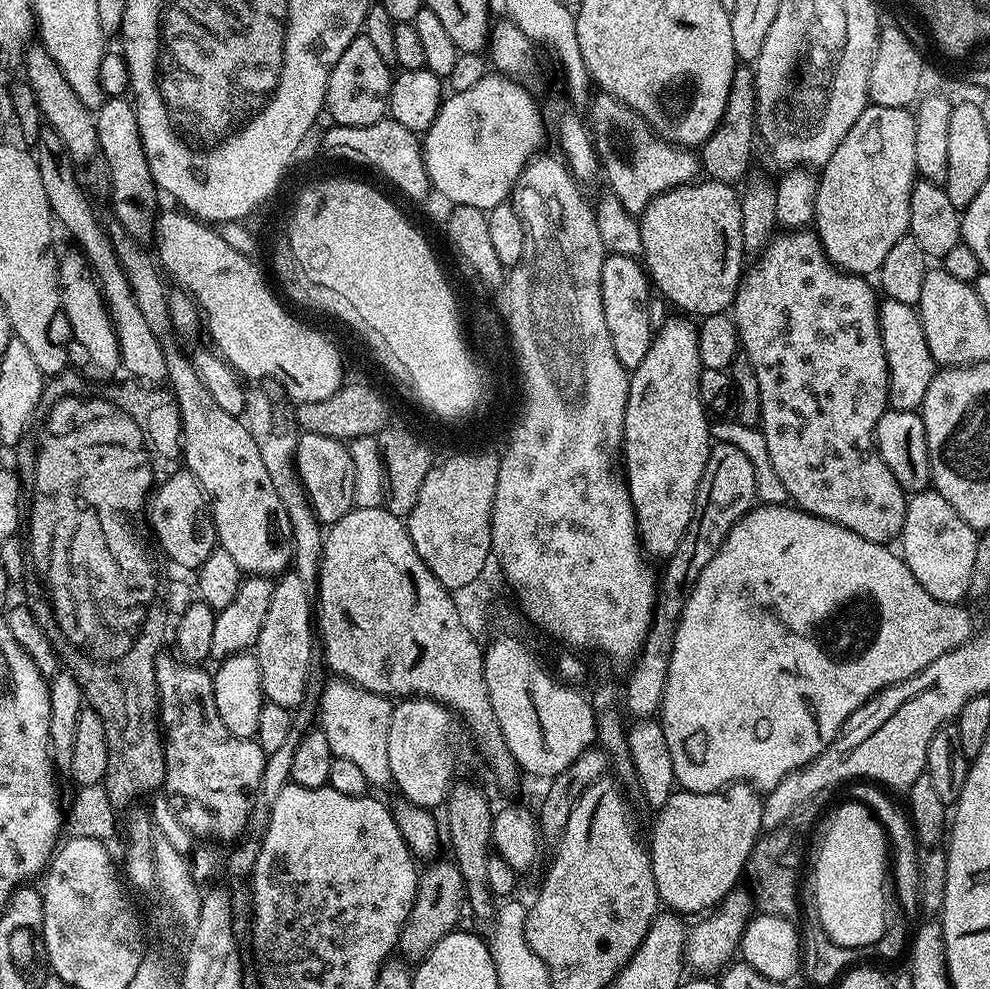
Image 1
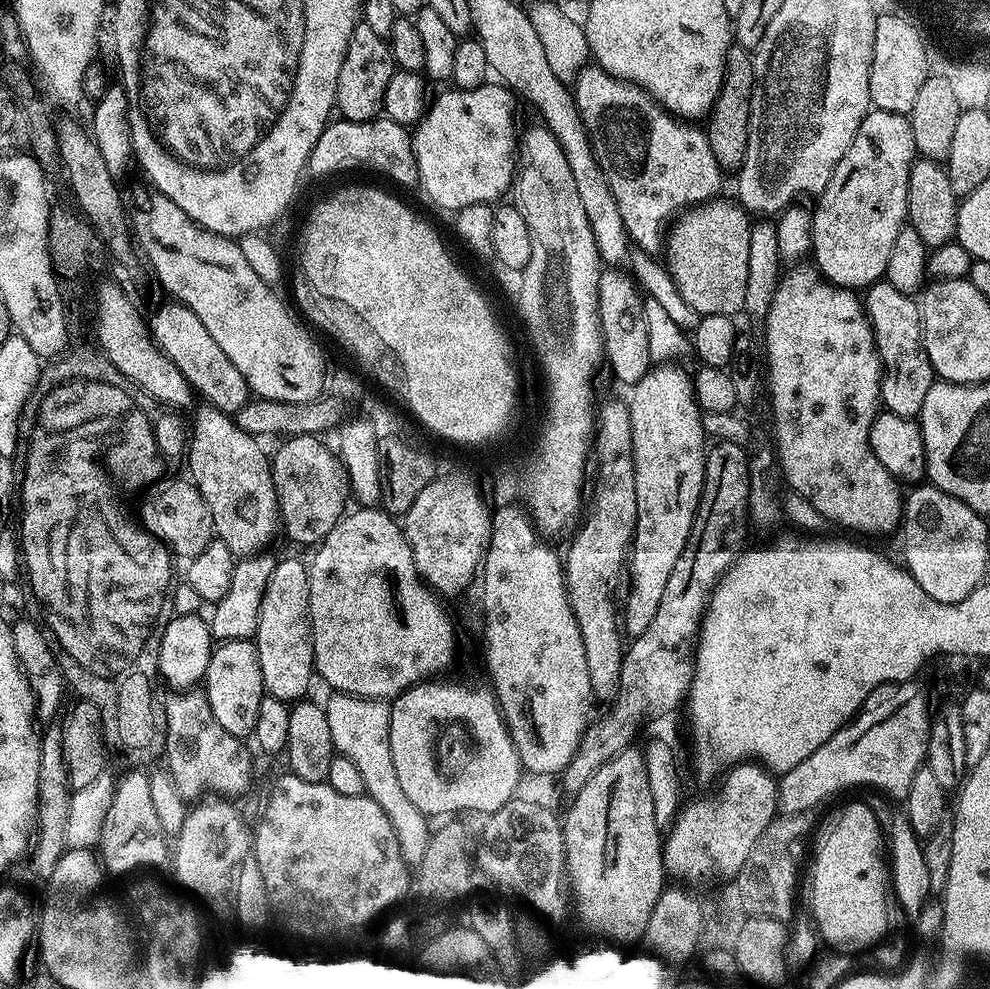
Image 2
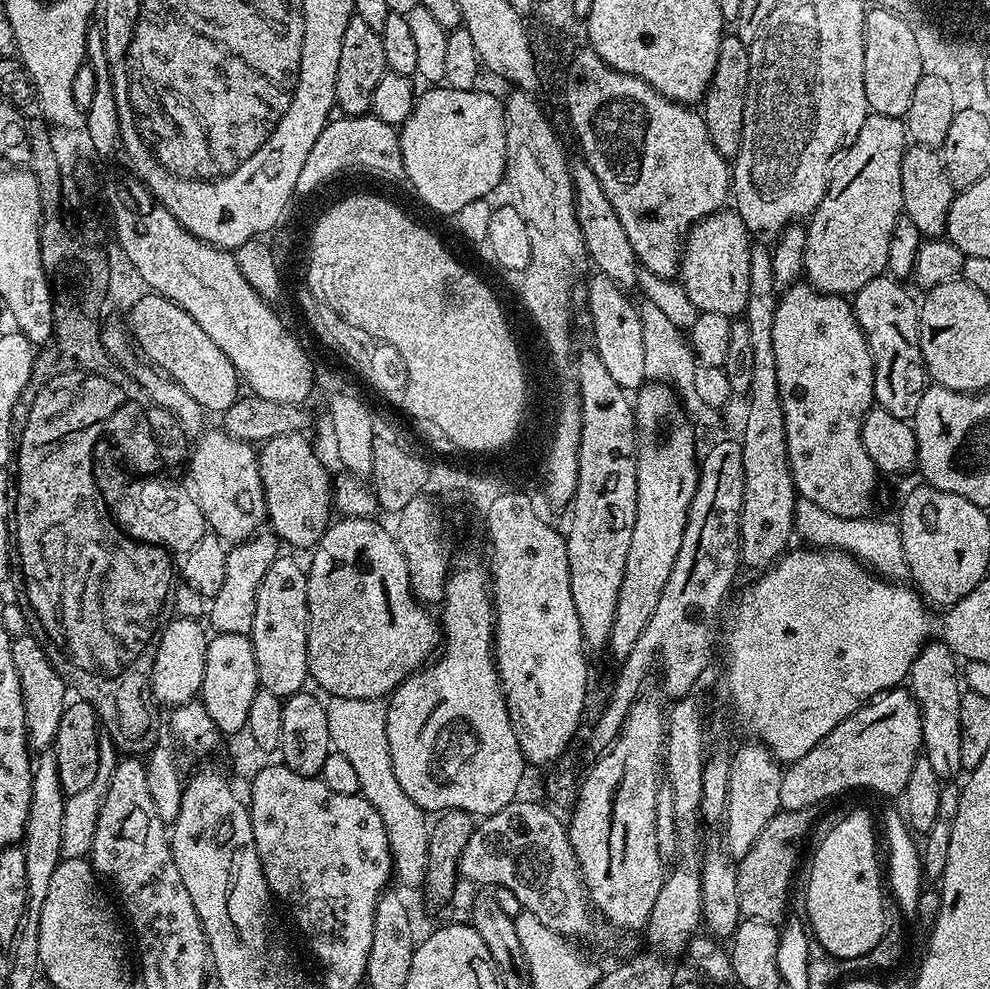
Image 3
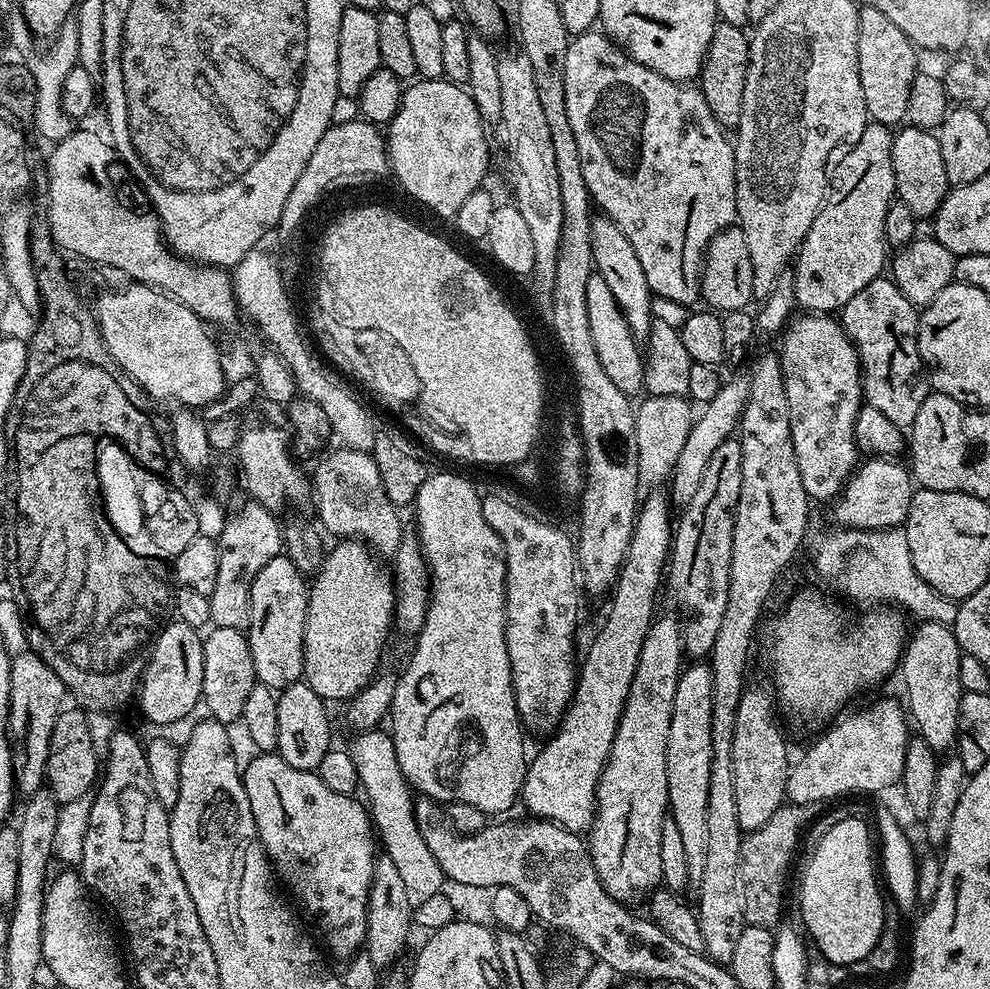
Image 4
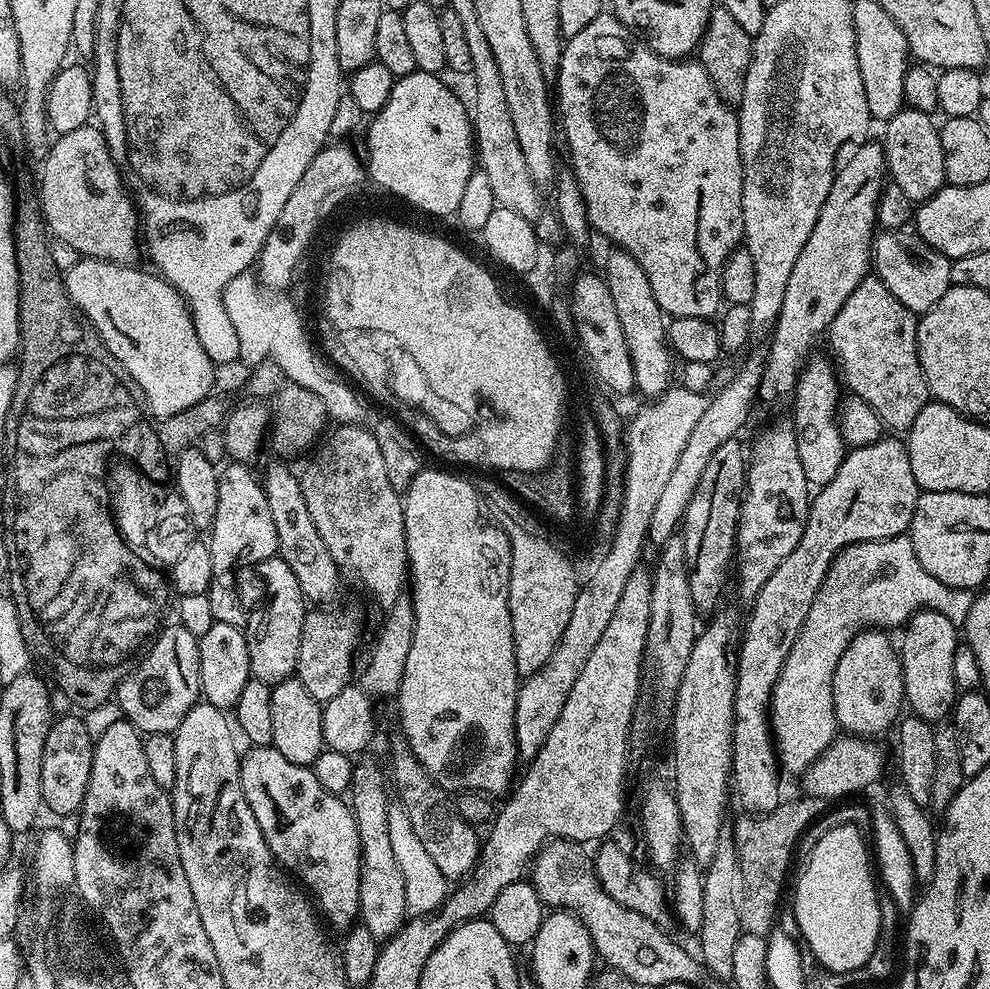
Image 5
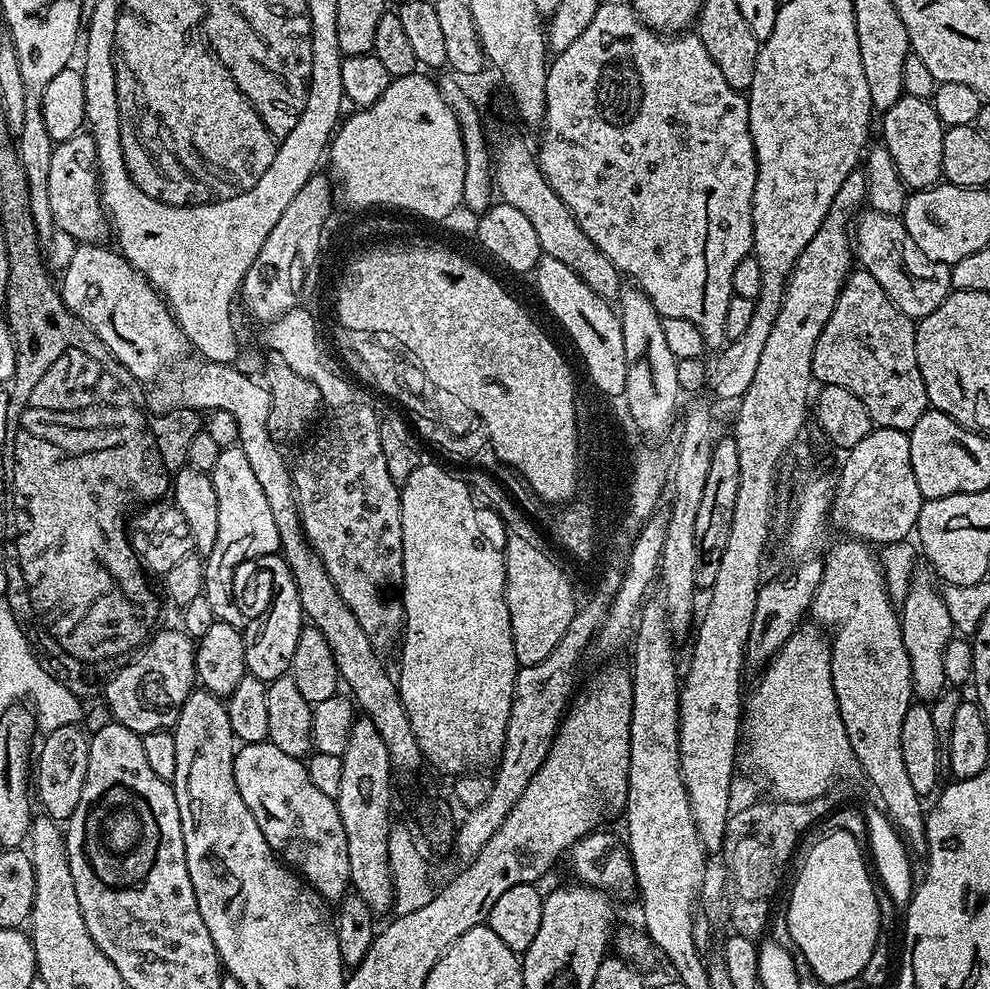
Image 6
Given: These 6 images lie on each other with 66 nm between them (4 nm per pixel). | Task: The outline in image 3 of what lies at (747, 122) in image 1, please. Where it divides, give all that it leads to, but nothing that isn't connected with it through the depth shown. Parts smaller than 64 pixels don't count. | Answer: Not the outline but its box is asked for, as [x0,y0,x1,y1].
[702,34,750,158]

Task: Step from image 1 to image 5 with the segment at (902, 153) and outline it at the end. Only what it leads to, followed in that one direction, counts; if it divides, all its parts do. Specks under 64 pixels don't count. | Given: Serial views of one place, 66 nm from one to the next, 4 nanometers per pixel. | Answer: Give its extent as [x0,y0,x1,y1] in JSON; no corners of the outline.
[760,143,886,400]

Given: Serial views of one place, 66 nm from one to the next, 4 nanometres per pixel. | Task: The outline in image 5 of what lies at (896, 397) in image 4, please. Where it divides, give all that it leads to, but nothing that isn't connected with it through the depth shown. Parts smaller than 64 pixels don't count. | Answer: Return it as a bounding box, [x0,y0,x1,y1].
[826,274,930,430]

